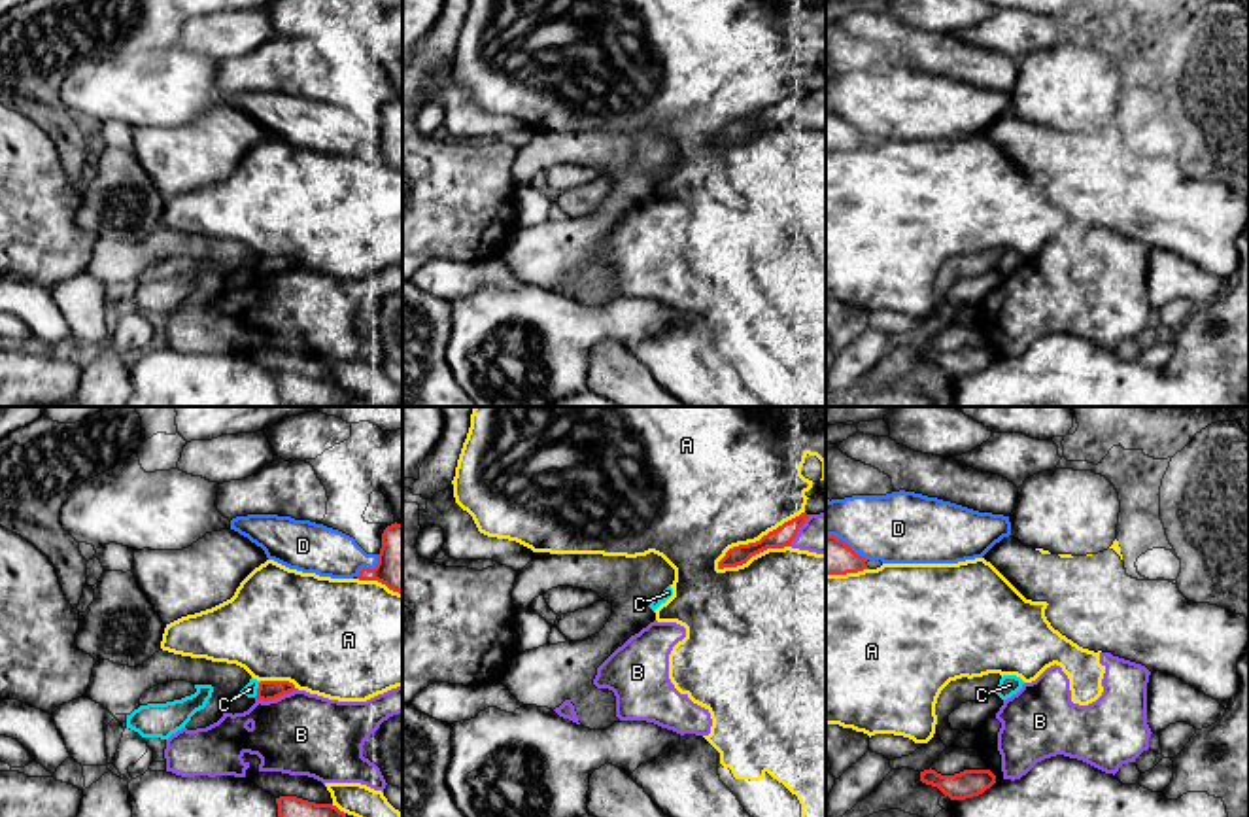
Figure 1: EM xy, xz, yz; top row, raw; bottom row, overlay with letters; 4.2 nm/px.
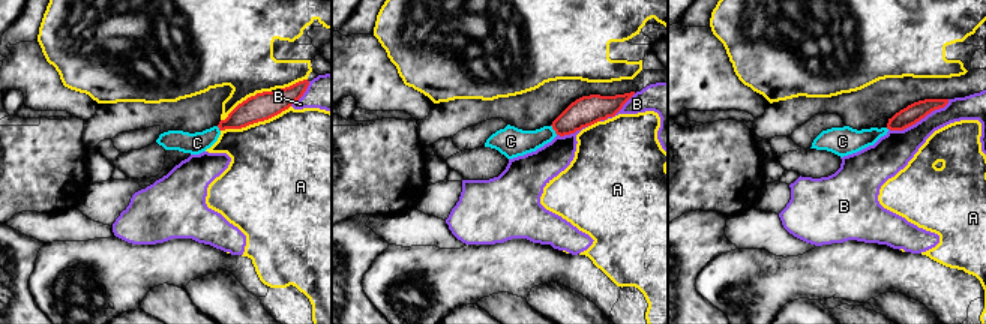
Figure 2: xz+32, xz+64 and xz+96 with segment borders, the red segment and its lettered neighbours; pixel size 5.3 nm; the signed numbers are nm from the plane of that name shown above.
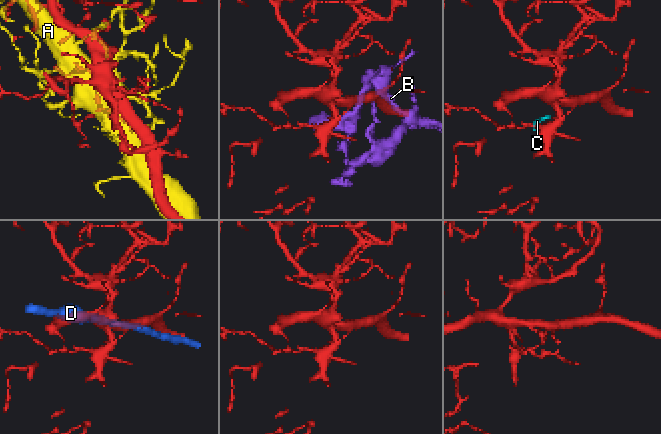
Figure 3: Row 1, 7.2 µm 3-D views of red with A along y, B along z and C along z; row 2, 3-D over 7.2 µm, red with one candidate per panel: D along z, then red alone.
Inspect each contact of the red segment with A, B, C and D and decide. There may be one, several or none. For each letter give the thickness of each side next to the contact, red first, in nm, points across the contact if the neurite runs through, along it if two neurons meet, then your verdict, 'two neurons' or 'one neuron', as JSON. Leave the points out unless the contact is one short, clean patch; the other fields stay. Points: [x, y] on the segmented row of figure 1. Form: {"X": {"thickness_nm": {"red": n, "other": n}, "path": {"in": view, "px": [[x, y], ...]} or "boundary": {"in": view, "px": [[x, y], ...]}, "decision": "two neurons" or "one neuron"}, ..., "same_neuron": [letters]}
{"A": {"thickness_nm": {"red": 90, "other": 480}, "decision": "two neurons"}, "B": {"thickness_nm": {"red": 80, "other": 360}, "decision": "two neurons"}, "C": {"thickness_nm": {"red": 80, "other": 60}, "boundary": {"in": "xy", "px": [[261, 681], [254, 696]]}, "decision": "two neurons"}, "D": {"thickness_nm": {"red": 220, "other": 200}, "decision": "two neurons"}, "same_neuron": []}

